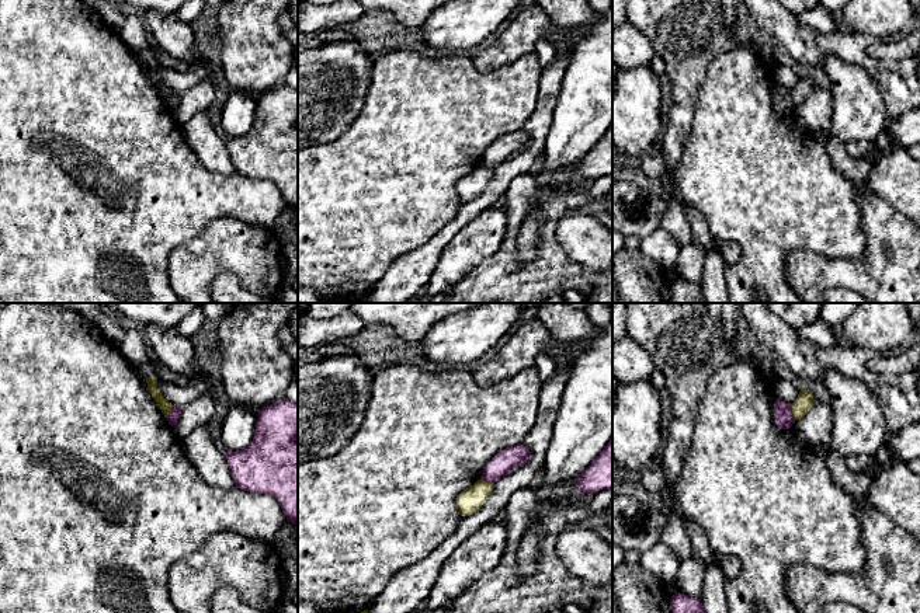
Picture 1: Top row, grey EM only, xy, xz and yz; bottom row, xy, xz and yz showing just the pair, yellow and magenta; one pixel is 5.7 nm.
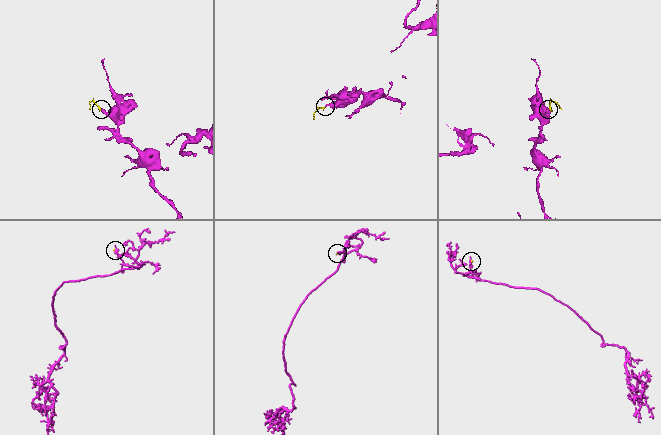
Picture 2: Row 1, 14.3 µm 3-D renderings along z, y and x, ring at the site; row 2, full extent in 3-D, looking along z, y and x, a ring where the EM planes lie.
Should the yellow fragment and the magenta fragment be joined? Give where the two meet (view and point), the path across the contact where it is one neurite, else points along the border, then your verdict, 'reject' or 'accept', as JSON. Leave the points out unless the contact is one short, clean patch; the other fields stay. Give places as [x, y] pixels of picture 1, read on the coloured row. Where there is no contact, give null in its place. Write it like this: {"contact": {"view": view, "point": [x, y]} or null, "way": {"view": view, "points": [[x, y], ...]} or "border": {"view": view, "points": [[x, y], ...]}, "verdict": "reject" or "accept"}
{"contact": {"view": "yz", "point": [792, 413]}, "way": {"view": "yz", "points": [[805, 401], [792, 413], [784, 418]]}, "verdict": "accept"}

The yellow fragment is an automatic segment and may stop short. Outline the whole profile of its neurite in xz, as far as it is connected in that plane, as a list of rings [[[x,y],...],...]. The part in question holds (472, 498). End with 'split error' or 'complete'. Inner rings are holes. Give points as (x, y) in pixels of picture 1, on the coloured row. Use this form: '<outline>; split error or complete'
[[[521,443],[500,450],[483,467],[480,478],[458,495],[456,505],[461,515],[475,513],[492,494],[494,483],[524,464],[531,456],[530,449]]]; split error

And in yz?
[[[801,390],[798,398],[788,404],[780,398],[774,403],[774,421],[780,429],[789,429],[796,419],[803,418],[817,401],[808,390]]]; split error

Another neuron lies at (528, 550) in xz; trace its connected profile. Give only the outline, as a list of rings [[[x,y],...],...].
[[[542,513],[532,518],[532,523],[517,547],[517,564],[523,577],[534,577],[539,571],[538,558],[545,536],[541,527],[541,518]]]

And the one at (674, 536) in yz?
[[[666,509],[664,513],[667,516],[667,526],[663,530],[660,543],[671,548],[681,561],[691,558],[692,546],[680,516]]]

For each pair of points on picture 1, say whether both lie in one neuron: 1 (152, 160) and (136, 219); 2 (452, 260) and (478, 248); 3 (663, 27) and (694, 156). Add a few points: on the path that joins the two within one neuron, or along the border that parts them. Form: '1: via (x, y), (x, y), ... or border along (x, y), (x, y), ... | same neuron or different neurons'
1: via (142, 174), (136, 205) | same neuron
2: via (458, 258), (468, 248), (472, 248) | same neuron
3: border along (695, 103), (691, 131), (681, 159), (676, 166) | different neurons

